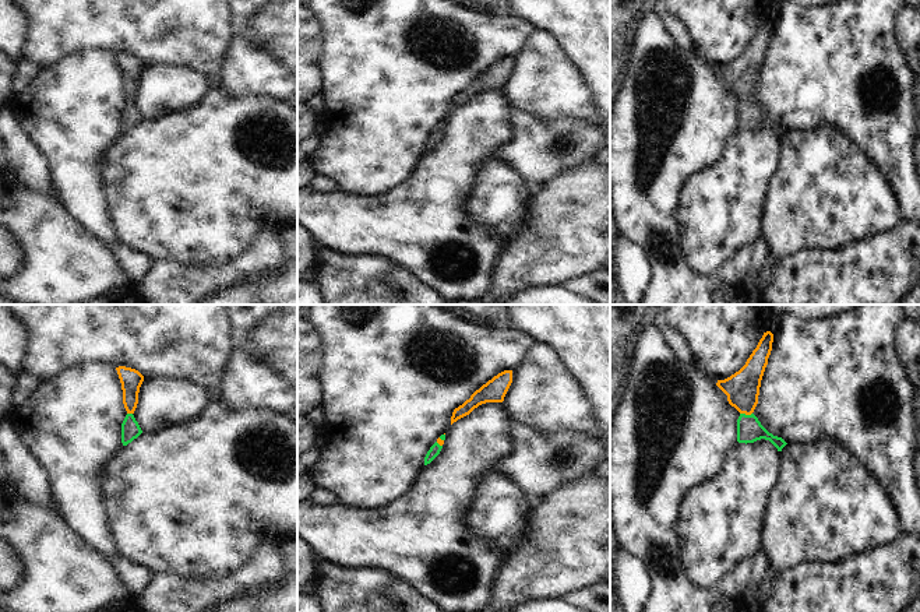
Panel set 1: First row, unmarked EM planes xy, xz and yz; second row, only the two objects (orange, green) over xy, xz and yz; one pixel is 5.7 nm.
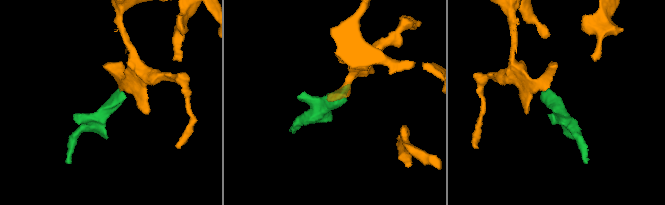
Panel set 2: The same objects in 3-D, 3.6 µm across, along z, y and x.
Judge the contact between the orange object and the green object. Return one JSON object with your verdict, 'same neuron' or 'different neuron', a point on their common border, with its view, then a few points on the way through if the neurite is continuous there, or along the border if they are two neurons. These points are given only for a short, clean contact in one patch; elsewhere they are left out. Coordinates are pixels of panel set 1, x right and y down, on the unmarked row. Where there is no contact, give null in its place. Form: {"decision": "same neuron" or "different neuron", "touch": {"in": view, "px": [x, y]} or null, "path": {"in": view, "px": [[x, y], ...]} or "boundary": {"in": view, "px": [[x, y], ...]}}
{"decision": "same neuron", "touch": {"in": "yz", "px": [746, 101]}, "path": {"in": "yz", "px": [[742, 76], [746, 101], [748, 115]]}}

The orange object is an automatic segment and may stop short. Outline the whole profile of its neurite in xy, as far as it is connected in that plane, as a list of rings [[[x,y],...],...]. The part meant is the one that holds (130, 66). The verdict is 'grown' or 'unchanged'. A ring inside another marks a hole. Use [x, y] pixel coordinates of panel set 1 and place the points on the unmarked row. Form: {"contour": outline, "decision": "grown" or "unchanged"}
{"contour": [[[119,53],[116,57],[121,70],[123,91],[127,98],[121,110],[121,130],[123,133],[127,133],[142,120],[133,101],[138,91],[138,80],[144,68],[144,63],[138,57],[126,53]]], "decision": "grown"}

